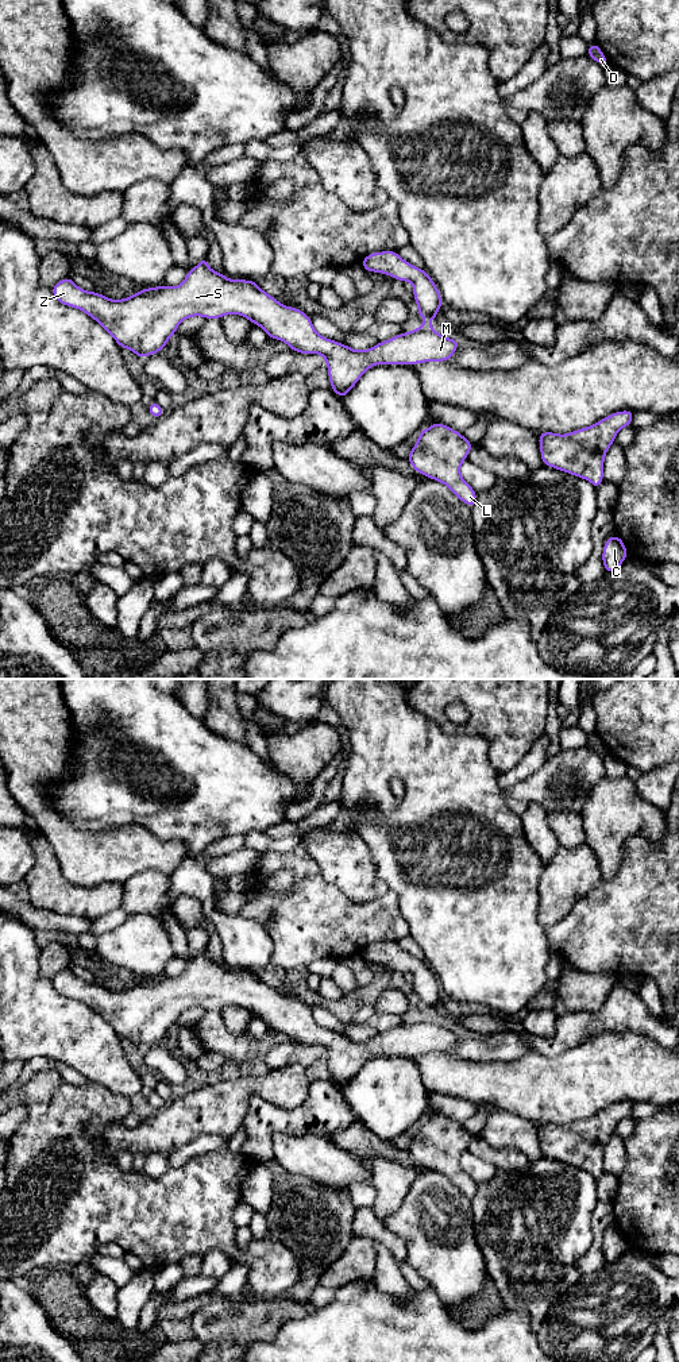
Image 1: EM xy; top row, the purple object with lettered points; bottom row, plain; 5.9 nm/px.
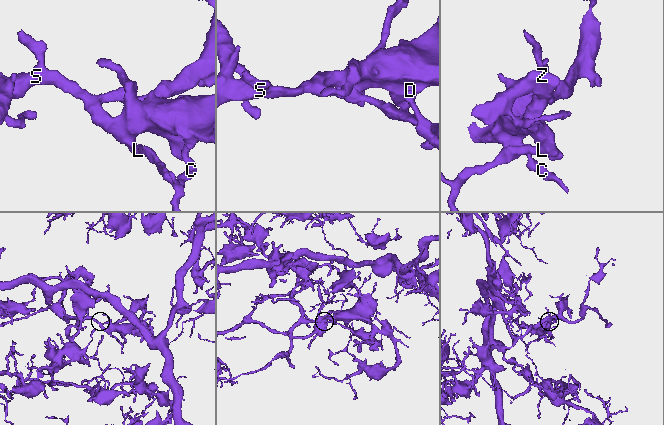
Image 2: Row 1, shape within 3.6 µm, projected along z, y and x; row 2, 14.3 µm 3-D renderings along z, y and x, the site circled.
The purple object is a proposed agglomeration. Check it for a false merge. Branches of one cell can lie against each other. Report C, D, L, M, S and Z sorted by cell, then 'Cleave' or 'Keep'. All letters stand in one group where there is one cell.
Groups: C D L M S Z. Keep

